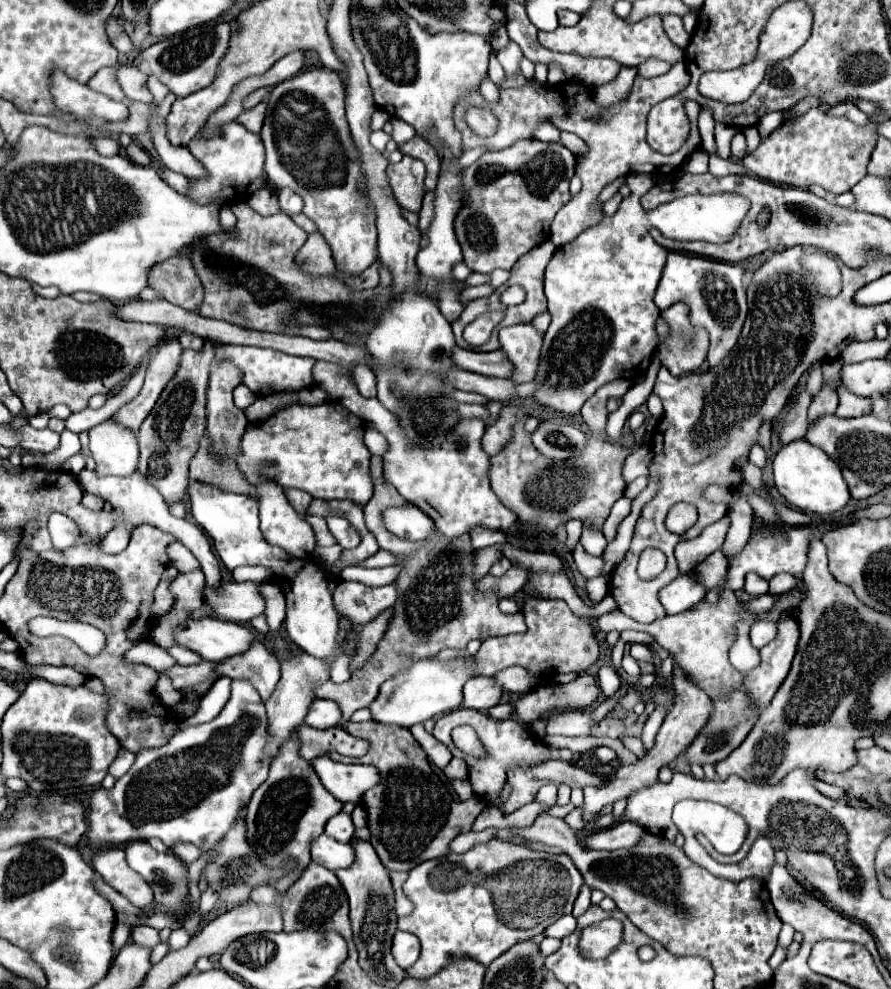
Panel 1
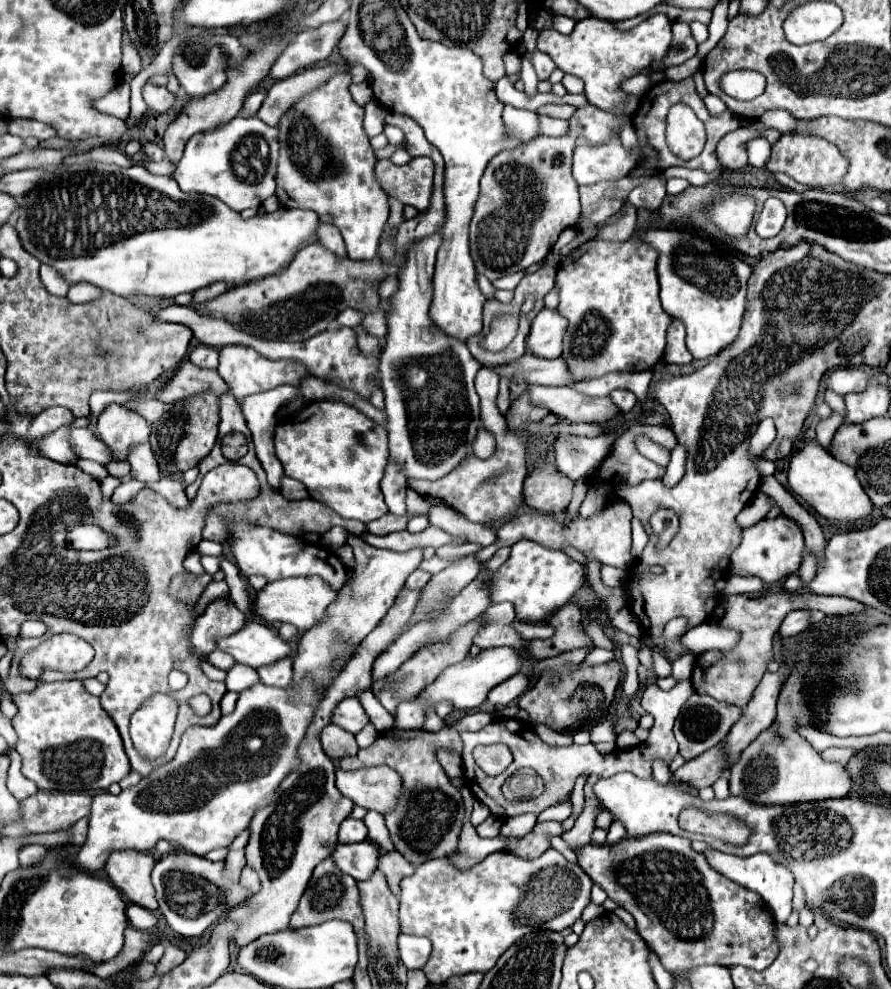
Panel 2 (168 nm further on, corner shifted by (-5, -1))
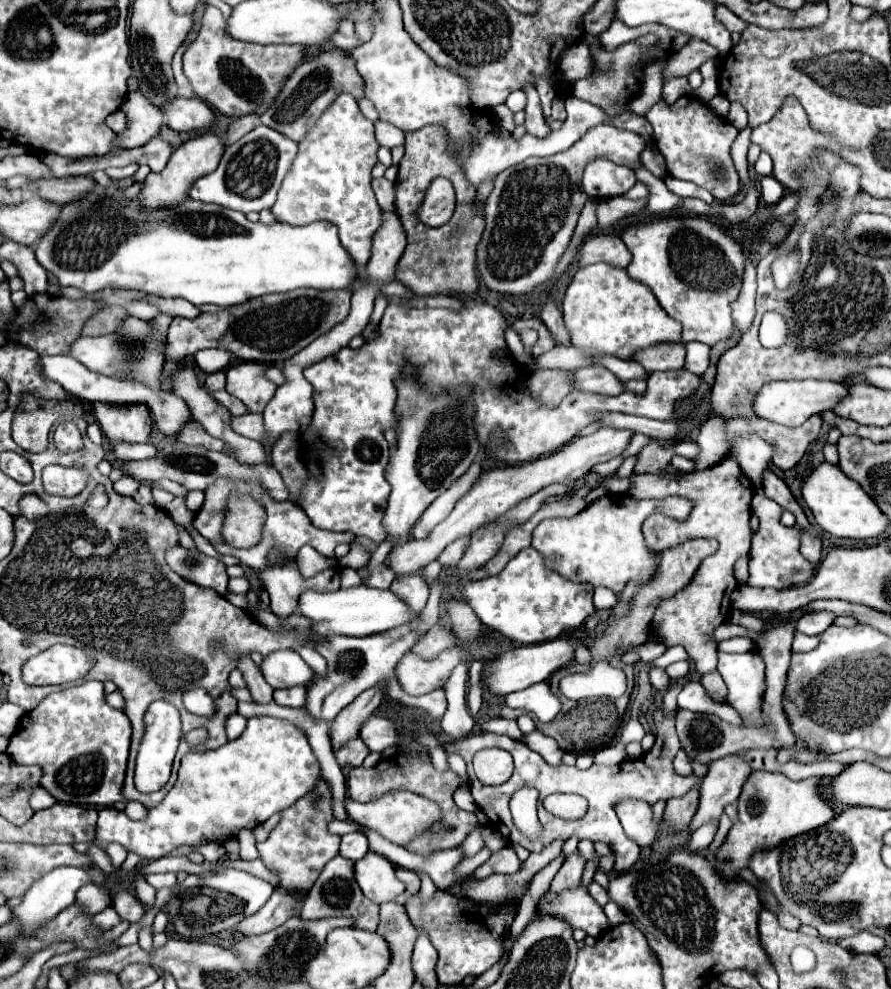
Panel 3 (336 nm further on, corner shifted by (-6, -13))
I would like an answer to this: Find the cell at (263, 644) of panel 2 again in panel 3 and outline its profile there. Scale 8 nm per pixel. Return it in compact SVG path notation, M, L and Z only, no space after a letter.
M274 651L262 661L262 675L274 689L288 689L288 687L308 687L316 673L312 667L302 661L296 651Z

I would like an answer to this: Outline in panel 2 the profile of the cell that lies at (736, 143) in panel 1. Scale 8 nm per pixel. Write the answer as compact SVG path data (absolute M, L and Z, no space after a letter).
M757 137L757 139L749 141L749 143L747 143L749 165L753 165L753 167L763 167L763 165L767 163L767 159L769 159L769 151L771 151L771 145L769 145L765 139Z

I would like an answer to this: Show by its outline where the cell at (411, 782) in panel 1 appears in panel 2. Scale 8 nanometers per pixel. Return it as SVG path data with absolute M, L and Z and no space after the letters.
M445 725L439 733L429 733L429 731L399 731L399 729L389 729L387 733L379 733L379 737L365 749L359 749L357 755L353 757L343 757L341 759L341 769L357 769L357 767L373 767L373 765L389 765L391 769L395 769L401 777L403 777L403 795L399 799L399 805L385 815L385 823L391 835L391 841L395 845L395 849L413 865L421 865L427 859L435 859L435 857L449 857L457 851L459 845L459 835L461 835L461 827L463 827L463 819L465 819L465 807L463 807L463 799L459 789L451 783L451 779L445 775L443 767L437 763L435 757L435 747L443 745L443 741L447 741L445 737L453 737L453 749L461 753L459 749L459 729Z

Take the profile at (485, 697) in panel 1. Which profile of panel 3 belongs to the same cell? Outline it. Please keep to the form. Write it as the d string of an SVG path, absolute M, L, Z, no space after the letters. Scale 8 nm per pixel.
M546 681L516 693L508 693L506 705L512 709L524 709L528 713L534 713L542 723L552 721L562 709L560 699L550 691L550 685Z

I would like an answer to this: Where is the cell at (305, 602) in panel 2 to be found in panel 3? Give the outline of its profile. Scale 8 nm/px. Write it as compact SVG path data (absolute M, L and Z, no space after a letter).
M366 585L352 587L352 589L338 589L338 591L306 591L300 595L298 601L298 615L304 615L312 619L314 633L320 635L354 635L354 637L364 637L372 633L384 633L388 629L396 629L400 625L412 623L412 619L418 617L396 593L392 591L382 591L382 589L370 589Z

